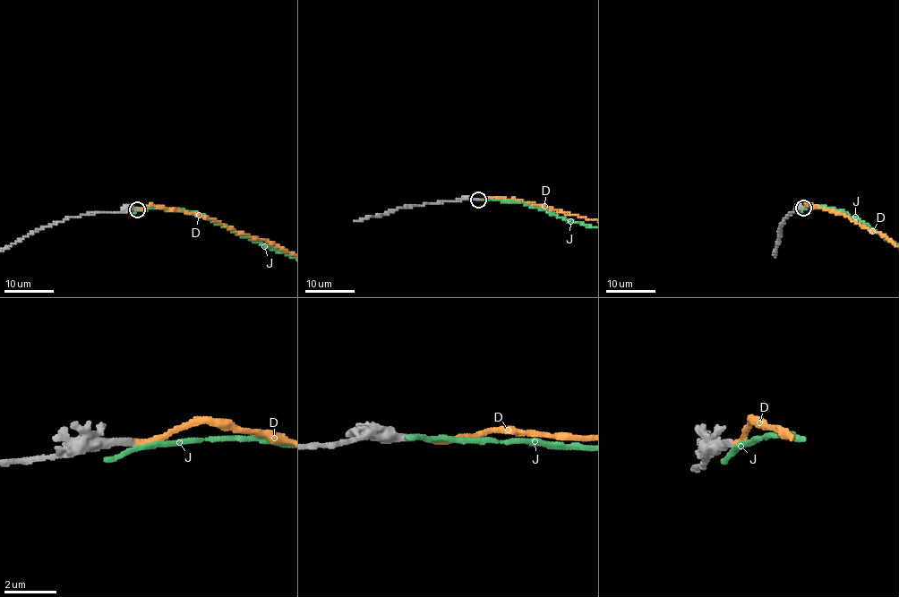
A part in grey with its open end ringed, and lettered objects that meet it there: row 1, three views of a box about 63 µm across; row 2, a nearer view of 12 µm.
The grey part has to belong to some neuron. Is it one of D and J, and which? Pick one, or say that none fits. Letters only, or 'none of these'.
D

